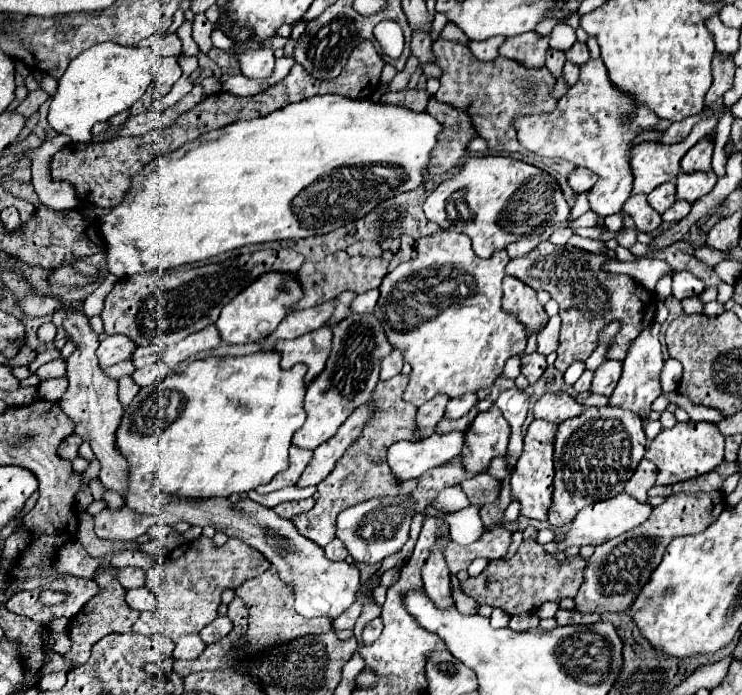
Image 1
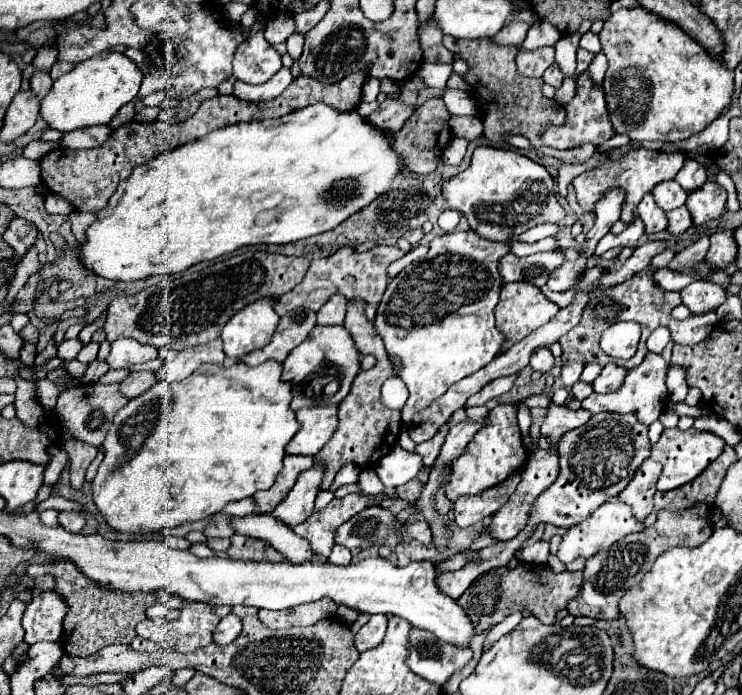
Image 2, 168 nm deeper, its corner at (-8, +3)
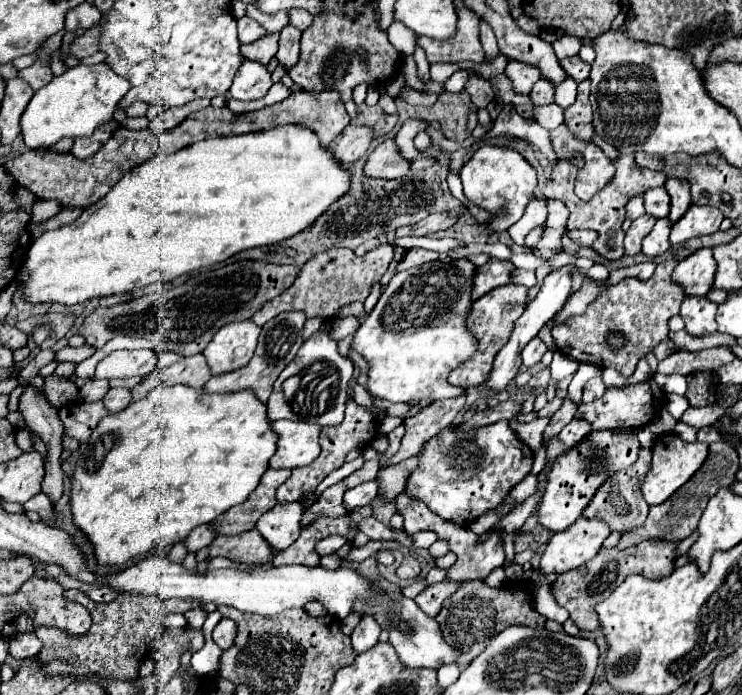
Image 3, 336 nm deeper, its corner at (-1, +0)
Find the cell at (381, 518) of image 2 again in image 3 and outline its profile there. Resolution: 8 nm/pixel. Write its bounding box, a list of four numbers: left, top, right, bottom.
[316,535,348,555]

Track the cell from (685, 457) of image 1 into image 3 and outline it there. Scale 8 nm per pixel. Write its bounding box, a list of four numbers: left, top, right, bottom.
[642,433,708,505]

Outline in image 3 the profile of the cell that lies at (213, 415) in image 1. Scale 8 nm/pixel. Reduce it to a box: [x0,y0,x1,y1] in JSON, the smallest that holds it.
[72,385,278,565]

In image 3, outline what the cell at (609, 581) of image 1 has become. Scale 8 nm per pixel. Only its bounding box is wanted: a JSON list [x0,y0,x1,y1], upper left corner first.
[552,539,678,631]

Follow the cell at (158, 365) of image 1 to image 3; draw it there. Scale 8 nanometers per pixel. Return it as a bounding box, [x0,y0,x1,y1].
[104,387,132,413]

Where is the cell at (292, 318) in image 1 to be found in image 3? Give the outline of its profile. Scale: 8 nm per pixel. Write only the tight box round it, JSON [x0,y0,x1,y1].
[204,311,306,401]

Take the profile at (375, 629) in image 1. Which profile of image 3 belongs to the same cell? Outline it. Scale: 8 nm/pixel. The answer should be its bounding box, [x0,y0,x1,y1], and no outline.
[350,617,380,653]

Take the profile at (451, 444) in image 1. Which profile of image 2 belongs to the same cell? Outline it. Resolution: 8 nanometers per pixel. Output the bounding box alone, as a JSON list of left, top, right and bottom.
[373,446,421,488]

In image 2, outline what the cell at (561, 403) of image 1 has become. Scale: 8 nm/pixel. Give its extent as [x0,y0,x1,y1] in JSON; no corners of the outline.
[541,404,591,452]

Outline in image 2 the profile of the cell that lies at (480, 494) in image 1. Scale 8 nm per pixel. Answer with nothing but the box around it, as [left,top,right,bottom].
[453,472,521,528]

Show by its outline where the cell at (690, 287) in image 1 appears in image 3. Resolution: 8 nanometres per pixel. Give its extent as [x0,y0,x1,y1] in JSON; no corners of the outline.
[680,297,716,335]

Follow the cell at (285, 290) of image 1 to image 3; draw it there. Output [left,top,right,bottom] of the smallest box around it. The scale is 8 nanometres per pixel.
[204,319,260,375]

